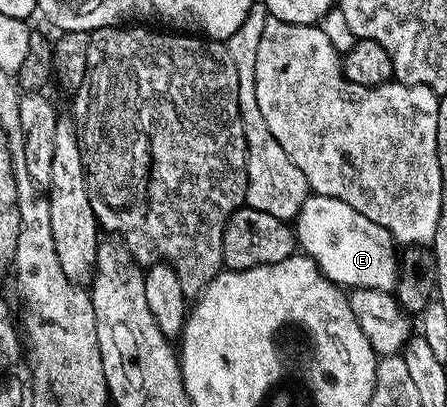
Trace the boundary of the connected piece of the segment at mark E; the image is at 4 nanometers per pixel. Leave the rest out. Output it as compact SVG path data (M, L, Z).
M310 194L295 220L300 250L317 262L317 267L333 283L345 289L379 289L392 292L398 281L399 251L383 225L375 225L363 213L343 201Z

